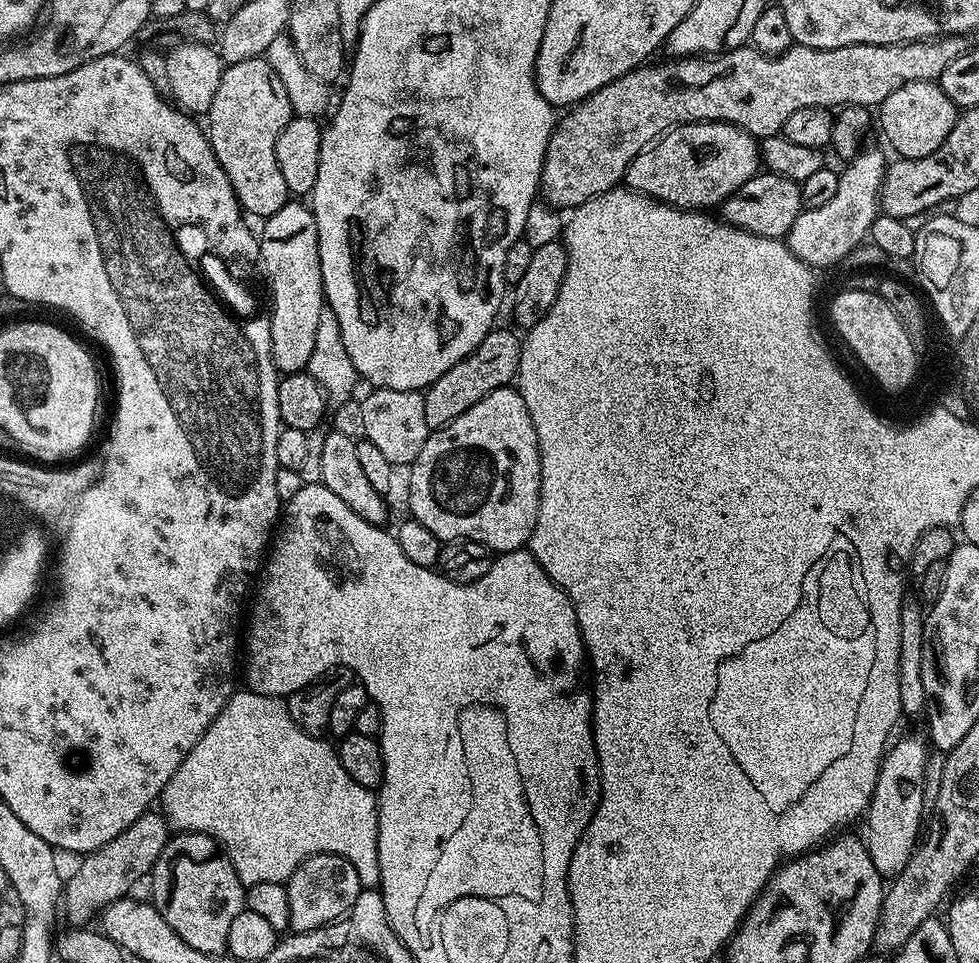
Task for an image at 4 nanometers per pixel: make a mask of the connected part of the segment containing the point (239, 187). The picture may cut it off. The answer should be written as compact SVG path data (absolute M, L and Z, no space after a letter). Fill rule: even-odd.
M264 56L246 58L246 62L229 64L225 67L222 78L218 82L218 94L214 94L214 102L206 114L206 120L208 120L206 135L208 143L212 145L212 152L215 153L216 160L220 164L220 169L232 183L234 194L249 217L270 217L278 210L282 210L284 204L289 203L290 193L286 182L282 179L282 170L278 170L276 143L278 136L290 123L293 115L286 86L282 84L281 78Z

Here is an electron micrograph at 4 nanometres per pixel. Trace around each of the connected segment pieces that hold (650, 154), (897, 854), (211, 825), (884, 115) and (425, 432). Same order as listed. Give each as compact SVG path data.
M702 120L698 124L681 124L667 132L651 146L639 152L630 162L623 183L633 192L651 196L674 208L685 210L708 210L711 204L720 206L728 196L734 194L761 167L757 137L742 131L736 124L725 124L722 120Z
M923 735L920 736L904 736L885 751L874 794L868 804L868 852L872 855L874 866L885 878L899 876L908 865L908 859L916 851L917 843L921 839L922 825L926 820L924 779L928 776L930 744Z
M251 690L233 691L232 697L226 702L224 709L214 718L214 722L198 738L194 750L186 754L182 766L174 770L170 782L166 782L162 793L162 811L171 827L181 832L205 832L207 836L213 836L216 843L228 853L230 862L238 874L238 878L245 886L257 884L258 882L274 882L275 884L284 884L294 874L294 870L303 860L311 856L318 855L318 848L324 852L330 851L332 844L326 844L326 836L320 836L320 824L316 824L316 800L320 796L326 796L328 790L328 768L342 766L342 762L336 757L336 748L328 745L326 741L320 740L319 735L302 730L294 718L290 718L287 703L279 696L267 696L258 694Z
M935 81L903 84L879 105L880 124L889 144L899 157L917 160L932 154L956 125L958 109Z
M372 388L360 400L362 410L363 439L374 442L391 464L412 464L418 458L422 446L427 442L430 429L426 422L424 392Z

